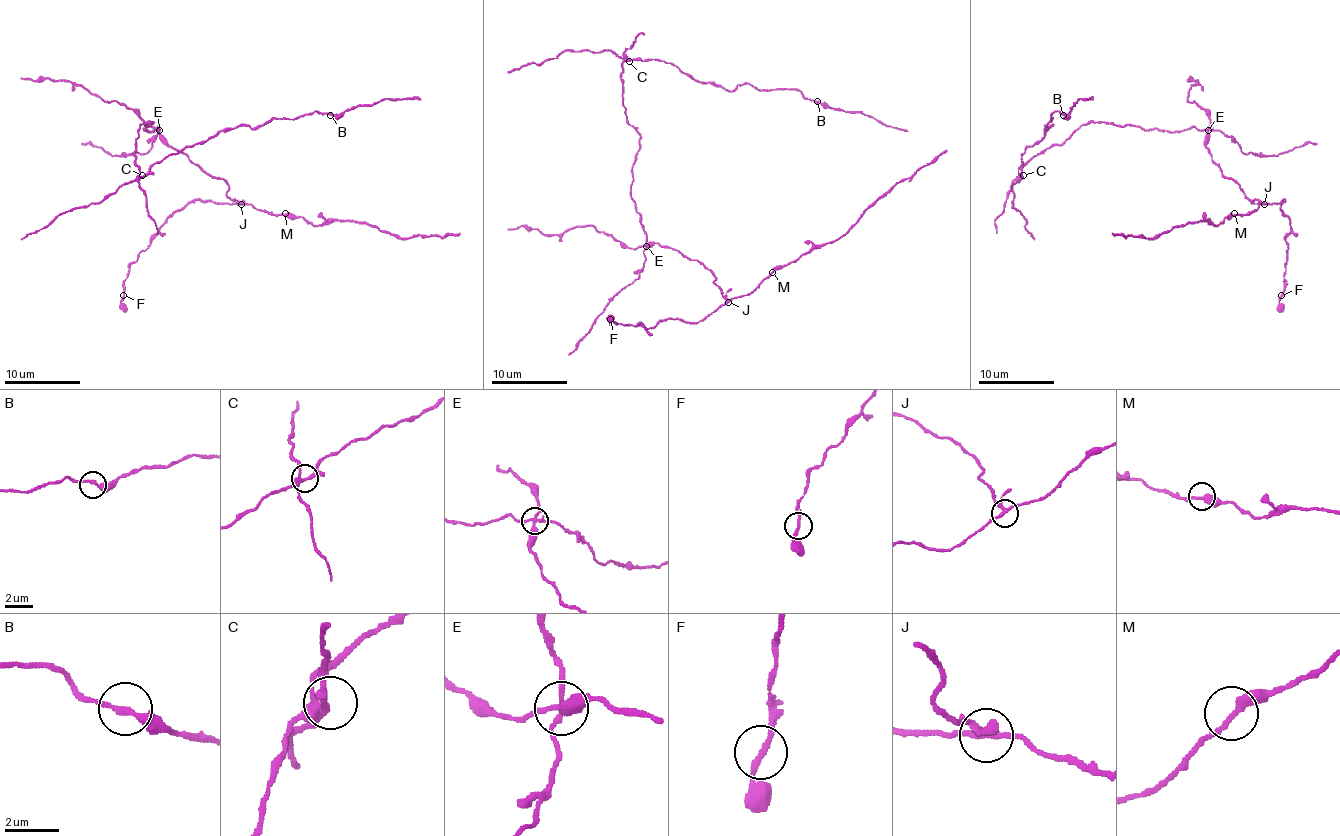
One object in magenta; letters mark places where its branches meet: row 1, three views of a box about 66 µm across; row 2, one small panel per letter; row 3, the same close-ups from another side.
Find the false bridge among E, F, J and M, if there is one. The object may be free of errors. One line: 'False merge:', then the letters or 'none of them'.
False merge: E

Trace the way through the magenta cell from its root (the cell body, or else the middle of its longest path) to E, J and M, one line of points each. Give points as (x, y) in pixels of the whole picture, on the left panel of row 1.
E: (146, 128), (144, 130), (152, 132), (158, 126), (159, 130)
J: (146, 128), (152, 132), (158, 126), (159, 136), (169, 145), (220, 177), (228, 185), (226, 194), (241, 204)
M: (146, 128), (152, 132), (158, 126), (169, 145), (220, 177), (231, 200), (285, 213)

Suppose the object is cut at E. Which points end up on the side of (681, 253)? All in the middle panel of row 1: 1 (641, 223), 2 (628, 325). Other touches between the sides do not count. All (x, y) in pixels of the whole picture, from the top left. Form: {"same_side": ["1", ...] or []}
{"same_side": ["2"]}

